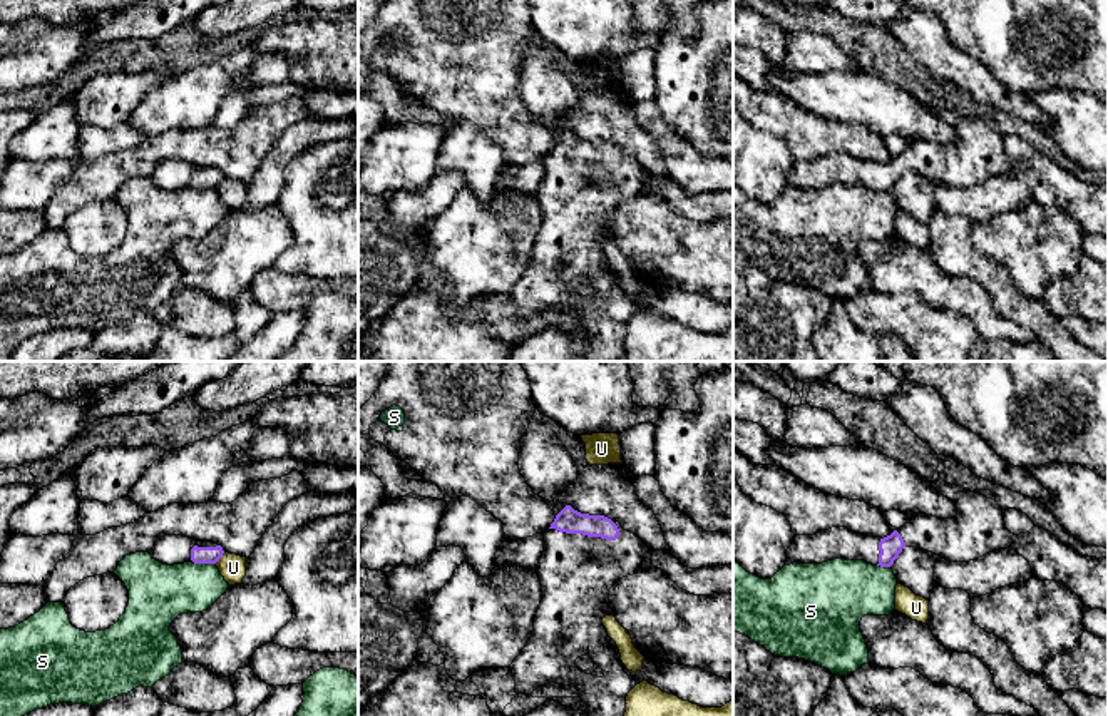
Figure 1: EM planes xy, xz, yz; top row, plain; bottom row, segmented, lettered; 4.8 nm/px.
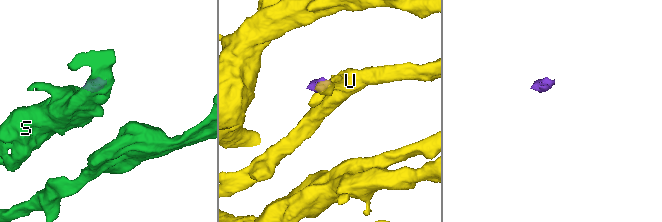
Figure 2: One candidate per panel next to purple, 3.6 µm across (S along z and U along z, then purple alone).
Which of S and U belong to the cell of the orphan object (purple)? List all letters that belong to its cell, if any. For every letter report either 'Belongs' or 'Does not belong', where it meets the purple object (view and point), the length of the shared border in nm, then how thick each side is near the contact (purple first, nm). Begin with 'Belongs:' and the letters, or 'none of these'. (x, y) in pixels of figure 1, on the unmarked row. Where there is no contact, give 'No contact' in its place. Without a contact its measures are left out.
Belongs: none of these
S: Does not belong. Touches purple at xy (205, 188). Shared border 110 nm. Thickness 80 nm (purple) against 260 nm
U: Does not belong. Touches purple at xy (220, 183). Shared border 80 nm. Thickness 80 nm (purple) against 130 nm

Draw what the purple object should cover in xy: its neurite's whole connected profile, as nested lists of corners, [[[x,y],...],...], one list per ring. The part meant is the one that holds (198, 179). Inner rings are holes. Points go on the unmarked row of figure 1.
[[[164,161],[157,164],[149,179],[152,184],[167,191],[184,187],[216,189],[224,176],[214,167],[194,166],[182,161]]]

